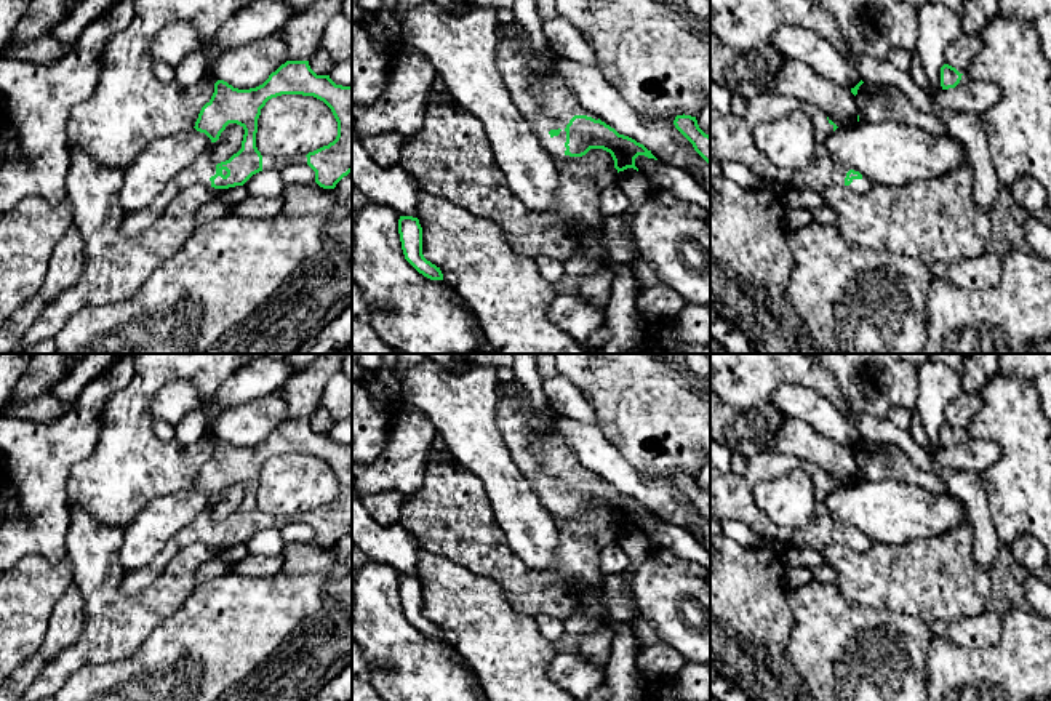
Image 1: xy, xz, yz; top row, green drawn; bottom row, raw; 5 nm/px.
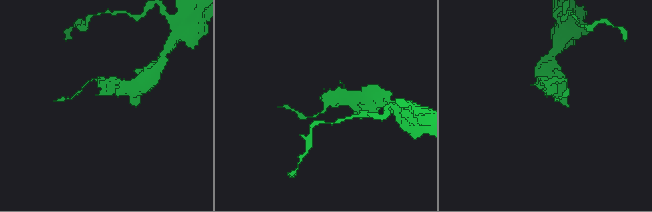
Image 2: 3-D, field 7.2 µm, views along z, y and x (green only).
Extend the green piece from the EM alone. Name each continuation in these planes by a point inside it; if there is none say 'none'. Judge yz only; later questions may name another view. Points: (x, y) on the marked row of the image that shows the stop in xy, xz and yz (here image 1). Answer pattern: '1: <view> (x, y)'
1: yz (861, 186)

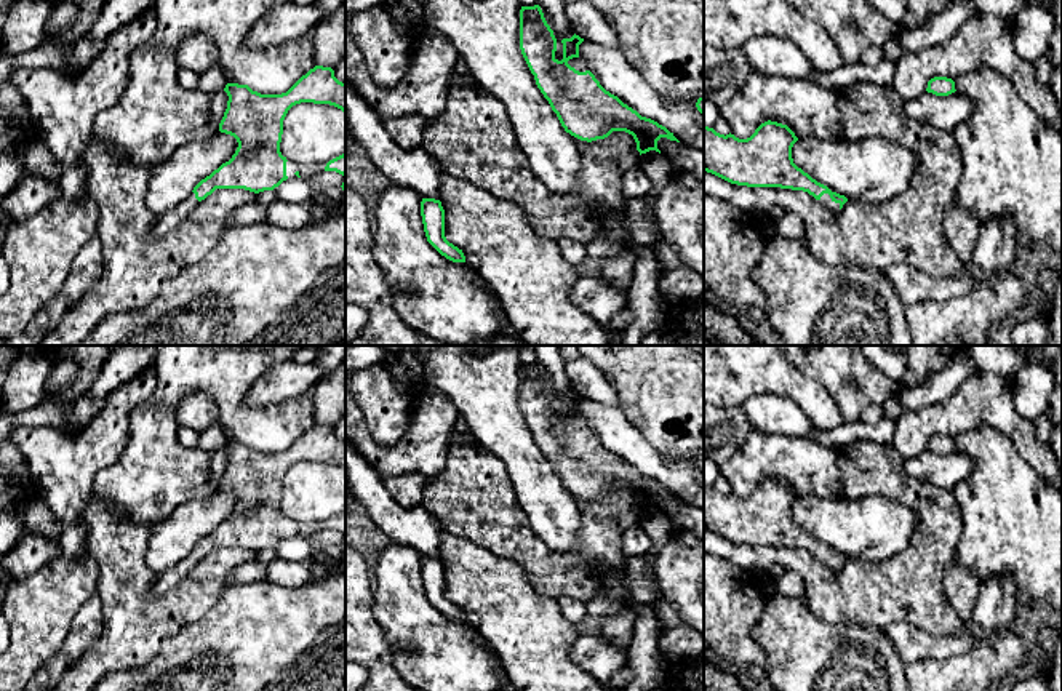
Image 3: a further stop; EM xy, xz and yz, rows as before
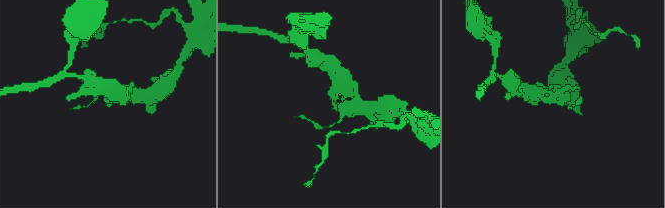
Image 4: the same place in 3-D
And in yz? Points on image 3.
1: yz (826, 200)

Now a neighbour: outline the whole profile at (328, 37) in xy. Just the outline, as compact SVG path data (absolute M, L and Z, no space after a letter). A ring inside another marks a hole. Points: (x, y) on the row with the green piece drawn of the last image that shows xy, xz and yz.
M345 0L309 34L317 66L334 69L345 56Z

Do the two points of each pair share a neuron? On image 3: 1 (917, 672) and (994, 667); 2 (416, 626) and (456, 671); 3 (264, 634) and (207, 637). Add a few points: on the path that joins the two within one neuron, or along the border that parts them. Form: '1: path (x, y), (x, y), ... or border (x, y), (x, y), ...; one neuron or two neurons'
1: path (936, 672), (974, 672); one neuron
2: path (427, 637), (450, 659); one neuron
3: path (250, 635), (221, 637); one neuron

